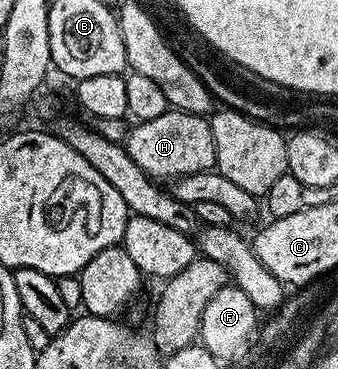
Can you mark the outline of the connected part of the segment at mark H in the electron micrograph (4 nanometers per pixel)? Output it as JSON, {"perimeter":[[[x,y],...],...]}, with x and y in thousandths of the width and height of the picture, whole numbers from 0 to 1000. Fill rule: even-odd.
{"perimeter":[[[515,293],[488,312],[464,312],[464,322],[391,336],[370,374],[370,401],[393,442],[405,442],[405,453],[417,453],[435,480],[470,496],[639,455],[621,325],[609,314],[541,306]]]}

